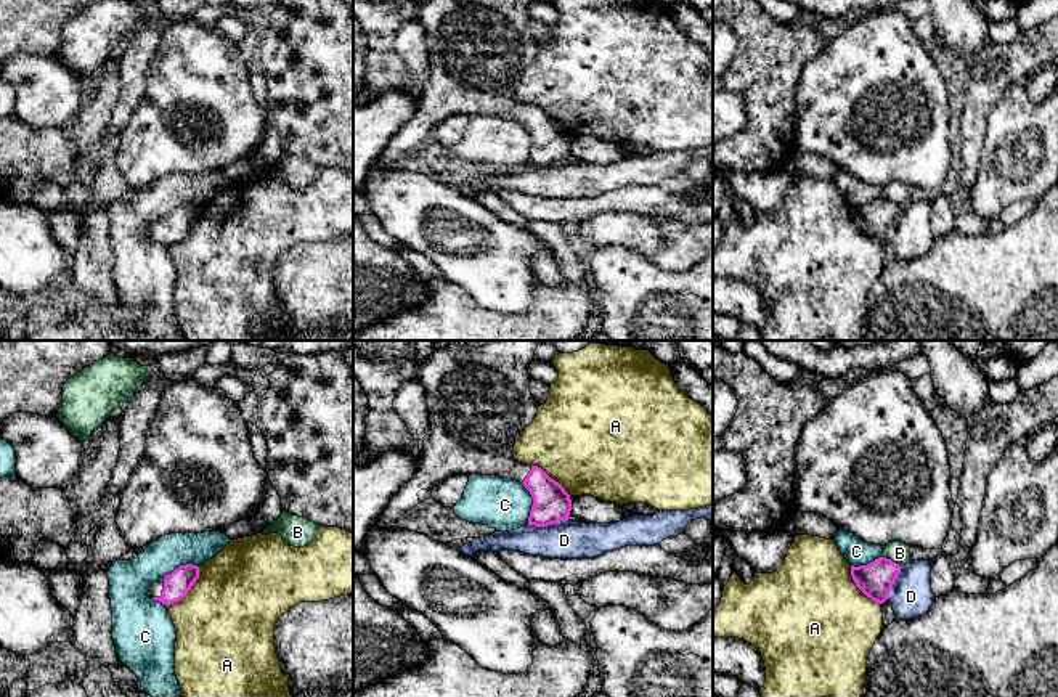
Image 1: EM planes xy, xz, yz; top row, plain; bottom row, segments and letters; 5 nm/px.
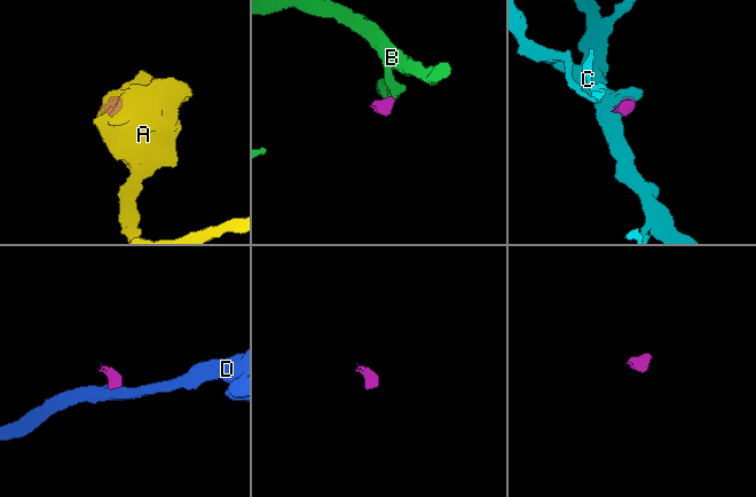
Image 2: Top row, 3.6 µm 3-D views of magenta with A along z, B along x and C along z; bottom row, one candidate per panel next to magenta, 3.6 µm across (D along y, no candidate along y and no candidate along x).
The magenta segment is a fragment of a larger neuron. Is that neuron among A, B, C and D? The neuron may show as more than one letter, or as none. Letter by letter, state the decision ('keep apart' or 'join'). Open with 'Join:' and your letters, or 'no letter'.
Join: no letter
A: keep apart
B: keep apart
C: keep apart
D: keep apart

